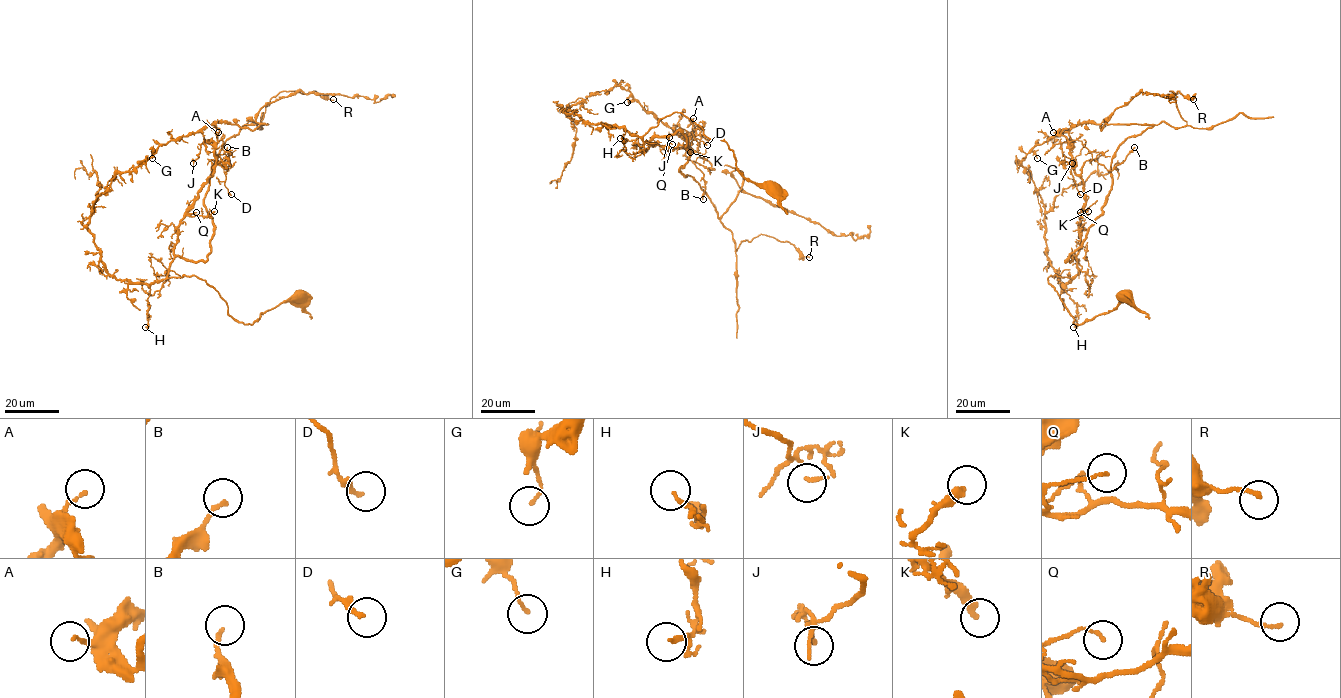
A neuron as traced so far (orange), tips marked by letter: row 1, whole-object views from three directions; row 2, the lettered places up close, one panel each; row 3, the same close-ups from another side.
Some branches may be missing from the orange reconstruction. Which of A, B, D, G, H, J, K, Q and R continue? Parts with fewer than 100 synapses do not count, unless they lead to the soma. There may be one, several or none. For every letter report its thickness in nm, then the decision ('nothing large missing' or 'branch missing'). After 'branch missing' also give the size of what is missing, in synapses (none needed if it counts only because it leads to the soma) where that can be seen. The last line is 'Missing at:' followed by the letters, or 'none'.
A: 110 nm thick; nothing large missing
B: 150 nm thick; nothing large missing
D: 200 nm thick; nothing large missing
G: 110 nm thick; nothing large missing
H: 110 nm thick; nothing large missing
J: 120 nm thick; nothing large missing
K: 300 nm thick; nothing large missing
Q: 110 nm thick; nothing large missing
R: 140 nm thick; nothing large missing
Missing at: none

